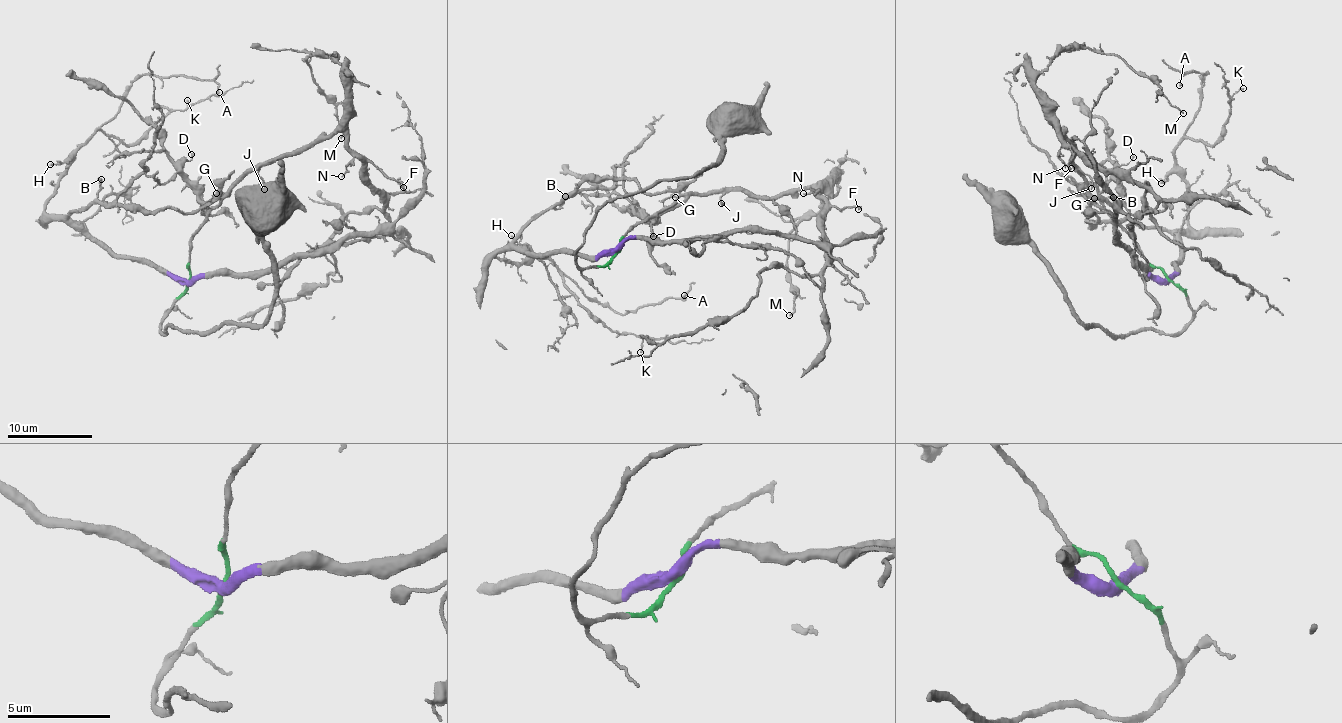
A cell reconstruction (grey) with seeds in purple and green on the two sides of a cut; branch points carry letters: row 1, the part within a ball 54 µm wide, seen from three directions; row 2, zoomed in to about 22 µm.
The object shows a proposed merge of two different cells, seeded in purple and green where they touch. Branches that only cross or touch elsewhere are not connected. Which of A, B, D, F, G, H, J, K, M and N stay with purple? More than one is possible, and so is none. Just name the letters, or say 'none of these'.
A, B, H, K

